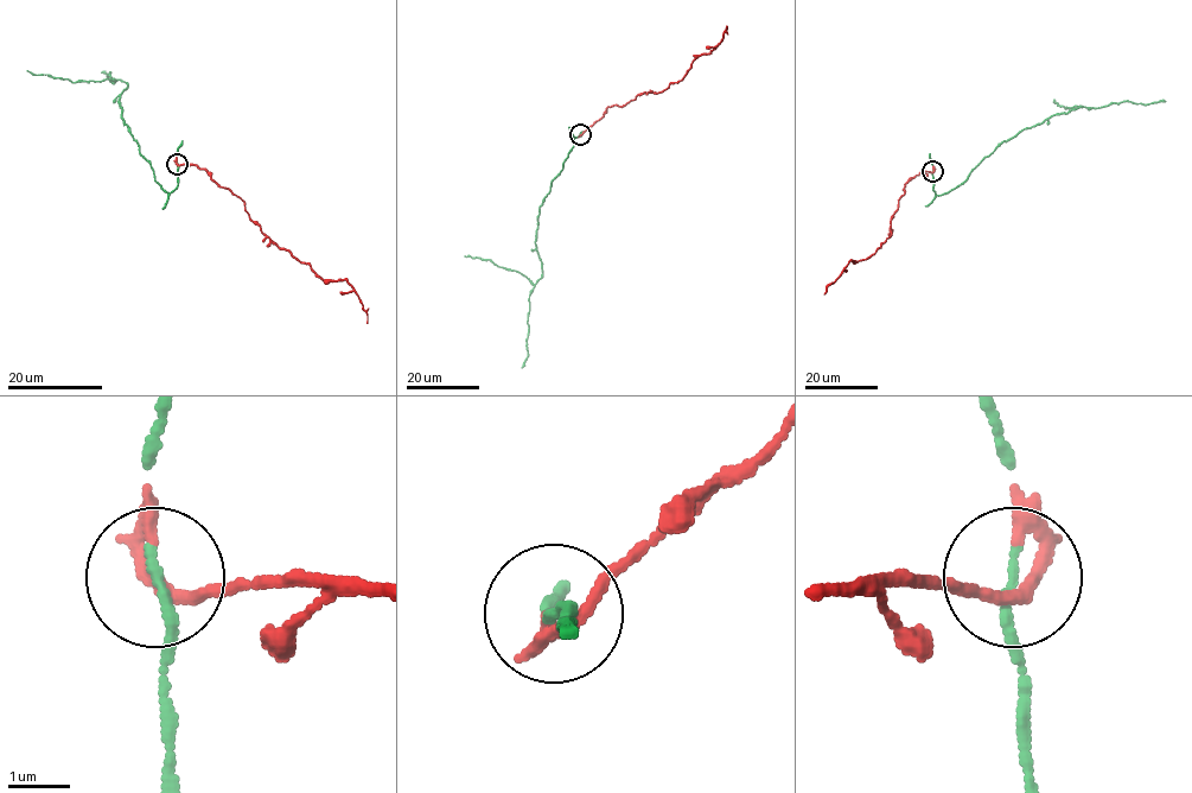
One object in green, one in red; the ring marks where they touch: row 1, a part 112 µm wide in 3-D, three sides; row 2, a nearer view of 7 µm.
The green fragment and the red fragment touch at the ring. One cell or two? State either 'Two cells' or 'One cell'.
Two cells

